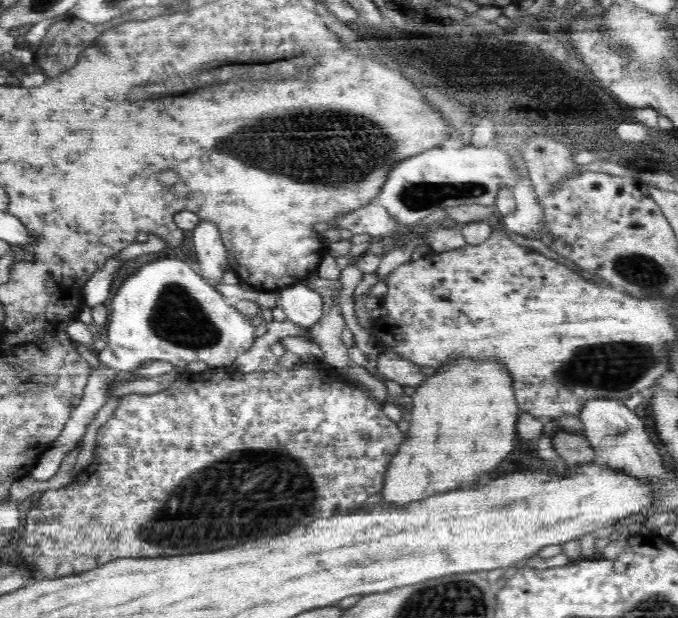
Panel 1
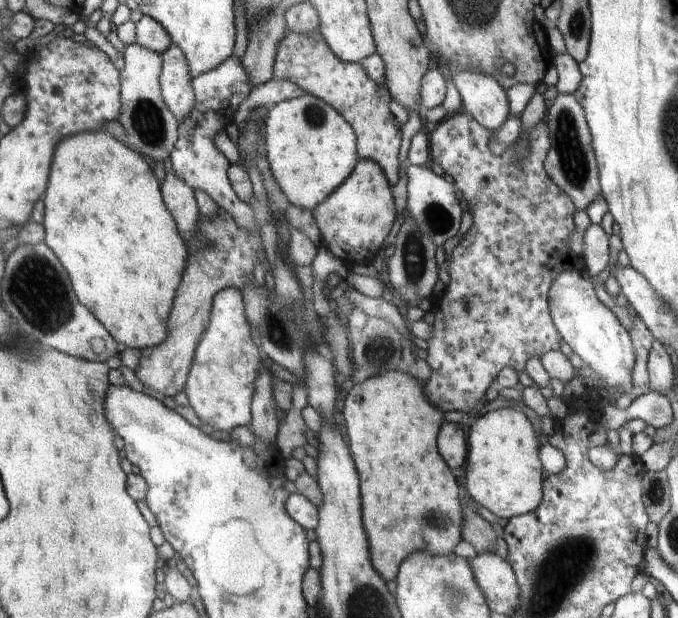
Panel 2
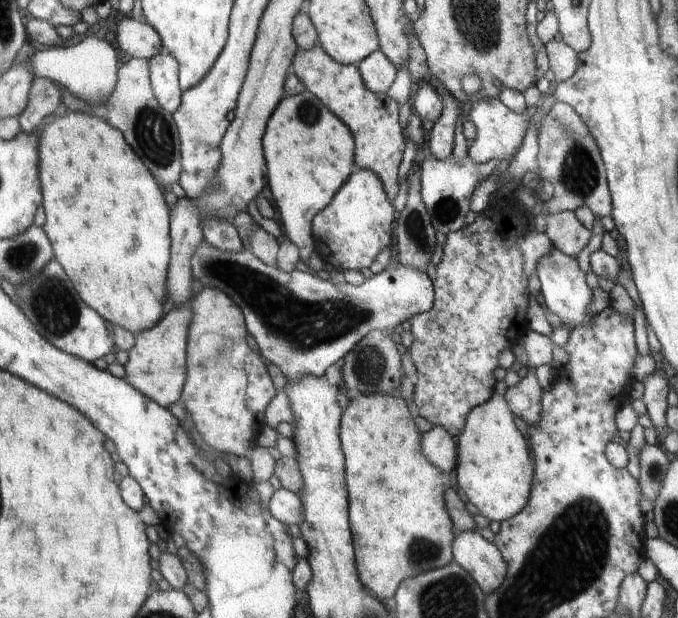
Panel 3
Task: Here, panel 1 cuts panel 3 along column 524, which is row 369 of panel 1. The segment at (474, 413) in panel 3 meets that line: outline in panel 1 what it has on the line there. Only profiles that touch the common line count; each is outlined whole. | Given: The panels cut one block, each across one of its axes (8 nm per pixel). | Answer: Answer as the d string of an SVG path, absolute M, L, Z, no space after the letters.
M454 356L448 363L440 366L436 376L426 378L418 394L410 397L414 400L409 429L405 433L398 453L388 465L384 475L382 501L391 504L406 505L434 494L449 490L462 489L462 482L474 482L480 474L498 469L512 452L517 436L517 420L521 413L514 393L514 378L504 367L503 360L474 360L464 356Z

